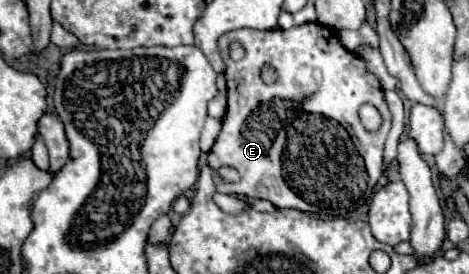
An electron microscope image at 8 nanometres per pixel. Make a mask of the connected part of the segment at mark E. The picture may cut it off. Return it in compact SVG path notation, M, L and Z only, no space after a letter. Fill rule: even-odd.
M304 23L288 31L236 29L220 35L218 47L226 63L228 111L222 131L208 153L208 165L234 167L240 173L240 181L226 183L224 179L216 179L216 191L228 195L240 193L252 199L268 199L278 209L300 209L306 213L318 213L320 217L344 217L344 211L354 211L364 205L382 175L382 151L392 125L392 115L384 101L382 85L378 77L368 71L366 61L360 55L350 53L340 43L336 29L320 23ZM232 39L240 41L246 49L246 57L242 61L232 61L228 57L228 43ZM264 65L272 65L276 69L274 83L262 81ZM286 95L290 95L290 99L292 95L298 95L300 99L296 101L300 101L300 109L286 111ZM364 103L384 109L384 125L378 133L368 133L358 119L358 109ZM300 113L318 113L338 121L354 145L354 155L348 147L350 157L338 157L334 165L332 159L326 159L326 165L306 165L300 167L298 173L286 173L282 165L286 131Z

